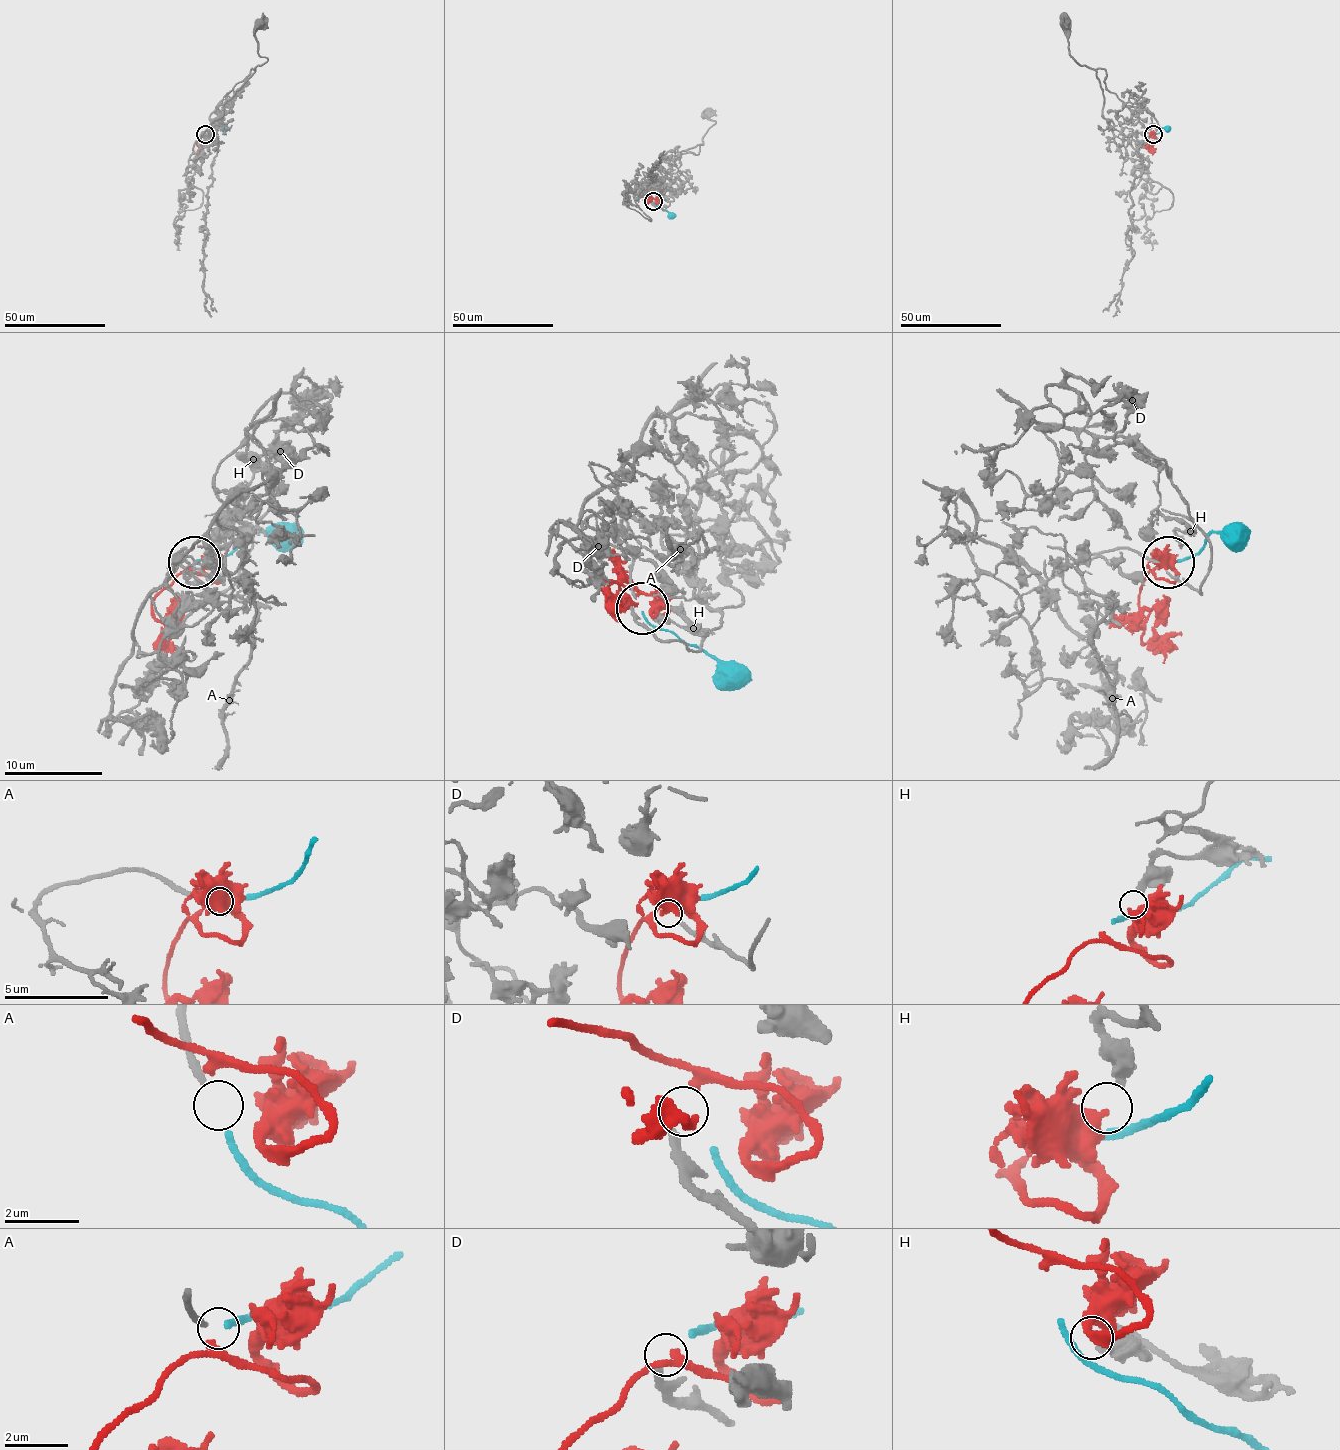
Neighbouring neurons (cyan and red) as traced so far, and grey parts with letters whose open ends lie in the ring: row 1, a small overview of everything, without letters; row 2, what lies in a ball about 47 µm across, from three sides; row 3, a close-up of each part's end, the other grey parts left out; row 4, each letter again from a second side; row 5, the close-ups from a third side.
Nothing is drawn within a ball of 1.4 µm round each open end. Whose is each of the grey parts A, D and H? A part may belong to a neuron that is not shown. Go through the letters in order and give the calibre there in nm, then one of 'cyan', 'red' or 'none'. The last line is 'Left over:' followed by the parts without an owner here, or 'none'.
A: calibre 200 nm; cyan
D: calibre 200 nm; red
H: calibre 280 nm; none
Left over: H

